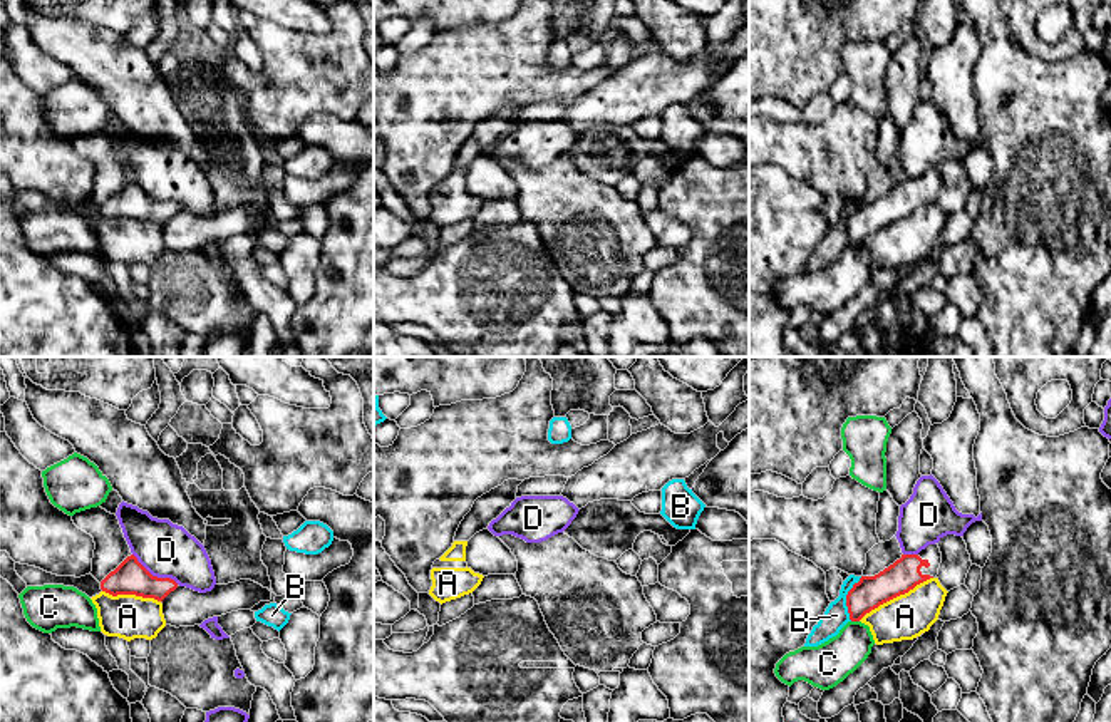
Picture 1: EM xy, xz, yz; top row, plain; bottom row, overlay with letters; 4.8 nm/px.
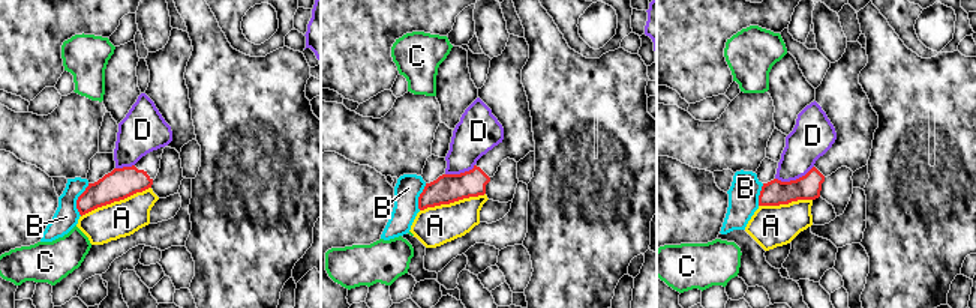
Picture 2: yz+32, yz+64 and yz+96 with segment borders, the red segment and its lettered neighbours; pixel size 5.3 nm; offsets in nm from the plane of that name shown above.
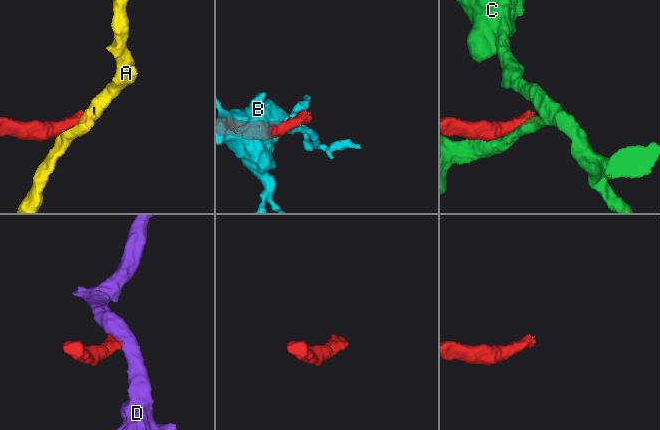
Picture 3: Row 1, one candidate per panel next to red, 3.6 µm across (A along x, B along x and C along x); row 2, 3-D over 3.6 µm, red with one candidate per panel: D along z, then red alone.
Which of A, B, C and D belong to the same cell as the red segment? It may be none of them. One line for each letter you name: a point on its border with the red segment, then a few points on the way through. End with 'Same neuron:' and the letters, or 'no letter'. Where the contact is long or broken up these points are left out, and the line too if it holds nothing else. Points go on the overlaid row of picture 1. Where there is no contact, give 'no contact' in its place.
Same neuron: no letter

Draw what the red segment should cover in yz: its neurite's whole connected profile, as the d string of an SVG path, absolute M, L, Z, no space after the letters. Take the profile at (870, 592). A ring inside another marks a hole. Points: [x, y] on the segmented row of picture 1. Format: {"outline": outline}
{"outline": "M928 544L918 554L902 554L875 576L861 576L846 595L851 621L860 621L880 605L908 593L917 585L937 578L942 563L938 544Z"}

